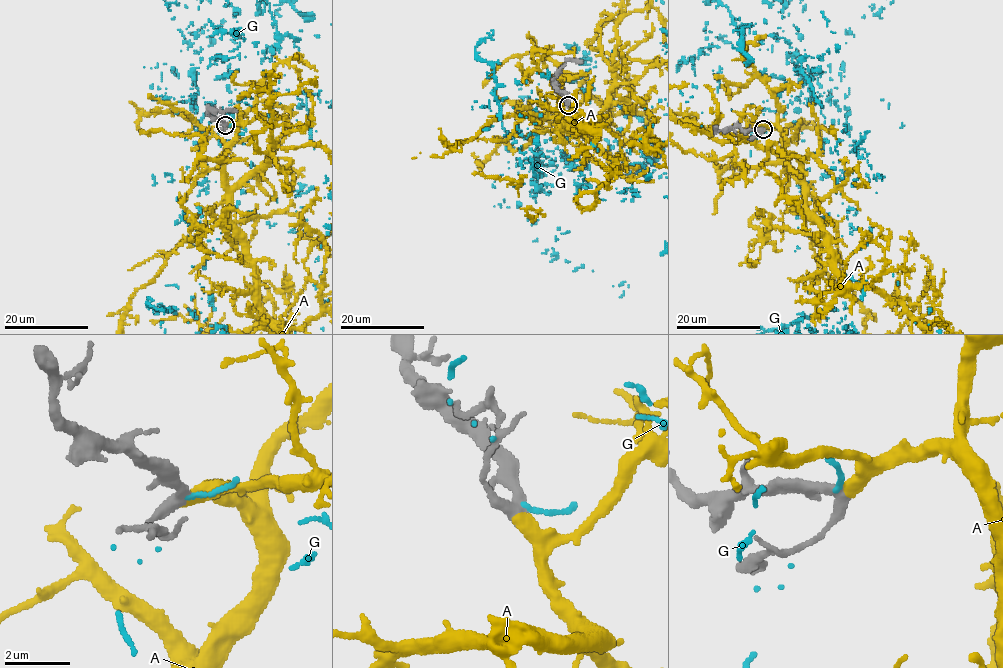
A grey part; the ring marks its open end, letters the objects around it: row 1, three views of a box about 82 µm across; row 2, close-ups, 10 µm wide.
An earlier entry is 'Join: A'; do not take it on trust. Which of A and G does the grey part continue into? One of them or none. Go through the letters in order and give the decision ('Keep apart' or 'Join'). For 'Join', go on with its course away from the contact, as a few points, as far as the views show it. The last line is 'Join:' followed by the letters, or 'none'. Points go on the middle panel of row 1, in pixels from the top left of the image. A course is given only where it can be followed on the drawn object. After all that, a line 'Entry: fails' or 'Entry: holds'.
A: Join
G: Keep apart
Join: A
Entry: holds

